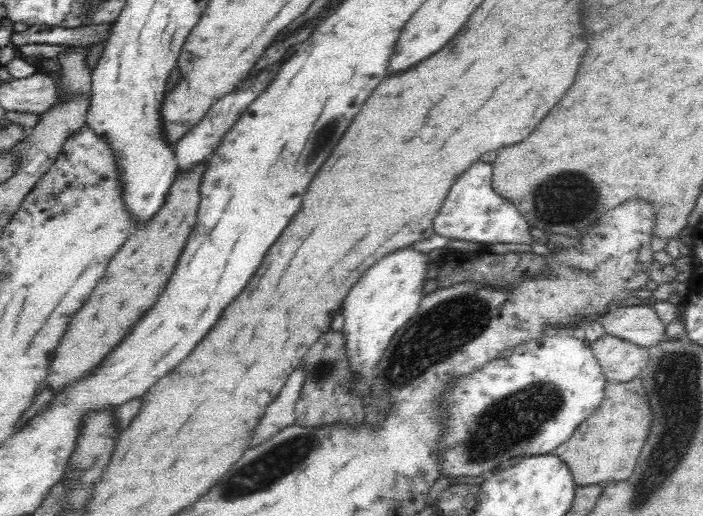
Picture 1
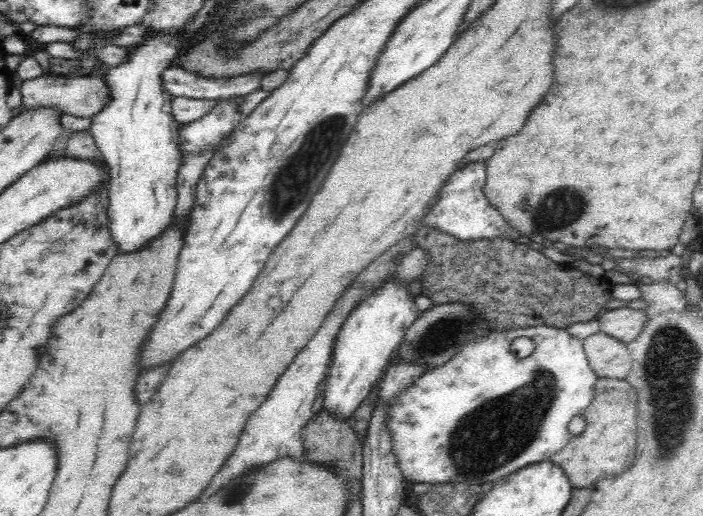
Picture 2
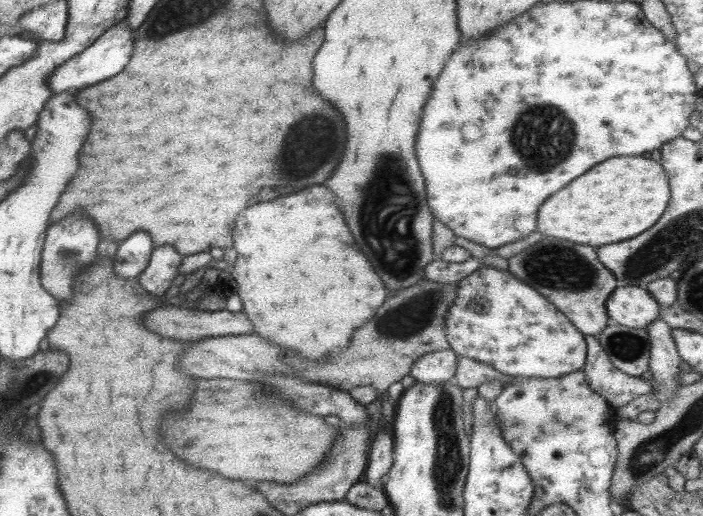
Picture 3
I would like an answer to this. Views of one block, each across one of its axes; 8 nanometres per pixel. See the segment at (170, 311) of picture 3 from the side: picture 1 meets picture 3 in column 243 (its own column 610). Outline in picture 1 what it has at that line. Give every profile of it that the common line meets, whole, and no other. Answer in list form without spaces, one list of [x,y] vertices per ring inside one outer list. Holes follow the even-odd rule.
[[[630,302],[606,314],[601,322],[604,332],[644,348],[660,346],[666,340],[666,325],[654,307]]]

